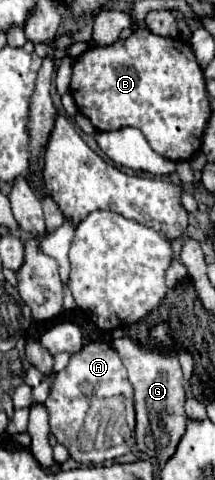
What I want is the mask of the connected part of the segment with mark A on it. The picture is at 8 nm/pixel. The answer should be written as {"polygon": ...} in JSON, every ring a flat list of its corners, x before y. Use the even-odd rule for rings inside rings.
{"polygon":[[88,343,82,347,80,353,74,353,70,357,70,363,66,365,64,371,60,371,54,379,54,387,50,391,50,397,46,399,46,409,50,413,50,429,54,433,54,437,58,439,58,443,62,443,68,451,70,457,78,463,102,463,106,459,114,459,118,455,128,453,128,443,126,445,118,445,118,447,110,447,106,451,80,451,78,449,78,433,84,425,84,417,88,411,88,391,94,391,96,397,124,397,124,405,126,405,126,421,130,431,134,429,134,405,132,405,132,385,128,381,128,373,118,357,118,353,108,345,108,343]]}

